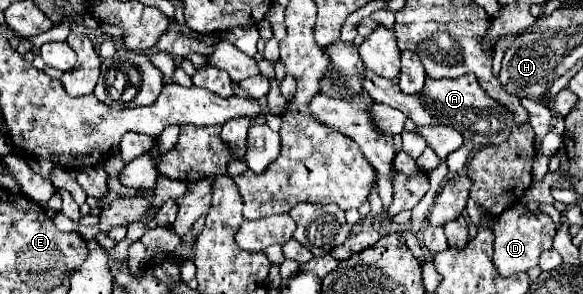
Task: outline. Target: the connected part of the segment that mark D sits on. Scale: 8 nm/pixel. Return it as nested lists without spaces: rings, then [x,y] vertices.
[[[517,205],[511,209],[505,209],[505,213],[495,217],[493,235],[495,235],[495,253],[493,253],[493,265],[495,271],[501,277],[511,277],[521,271],[529,271],[539,263],[541,249],[547,251],[553,245],[553,237],[557,233],[557,225],[553,219],[541,211],[529,211],[525,205]]]

